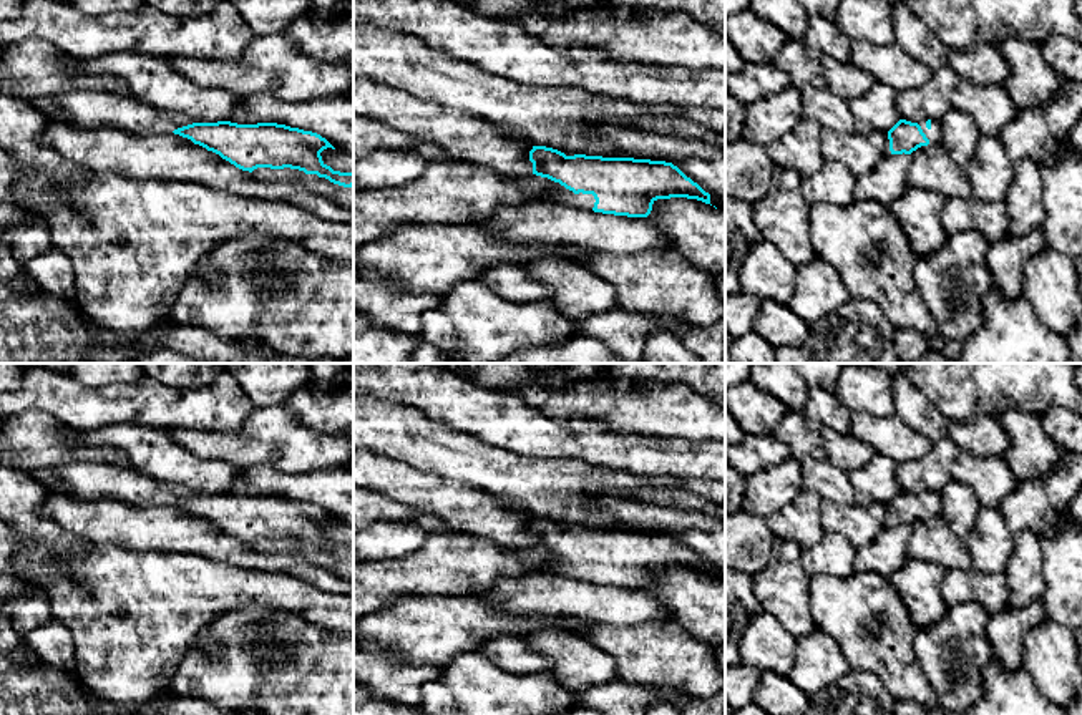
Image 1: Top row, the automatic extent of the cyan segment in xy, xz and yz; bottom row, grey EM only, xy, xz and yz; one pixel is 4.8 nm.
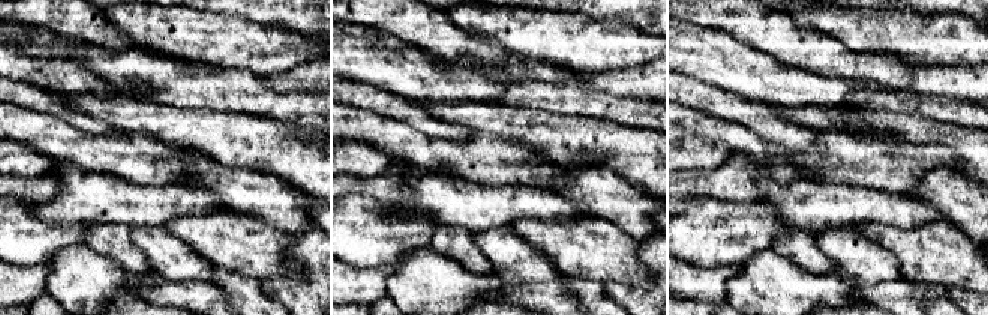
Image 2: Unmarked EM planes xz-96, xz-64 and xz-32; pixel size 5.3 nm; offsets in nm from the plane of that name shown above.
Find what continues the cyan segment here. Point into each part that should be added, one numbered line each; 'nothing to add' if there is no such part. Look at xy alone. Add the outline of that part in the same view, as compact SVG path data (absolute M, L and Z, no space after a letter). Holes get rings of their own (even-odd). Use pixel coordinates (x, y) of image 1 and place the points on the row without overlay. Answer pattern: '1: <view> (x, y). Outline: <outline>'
1: xy (83, 480). Outline: M70 461L53 469L58 491L80 501L110 498L126 504L149 506L173 504L194 494L179 484L158 481L126 465Z

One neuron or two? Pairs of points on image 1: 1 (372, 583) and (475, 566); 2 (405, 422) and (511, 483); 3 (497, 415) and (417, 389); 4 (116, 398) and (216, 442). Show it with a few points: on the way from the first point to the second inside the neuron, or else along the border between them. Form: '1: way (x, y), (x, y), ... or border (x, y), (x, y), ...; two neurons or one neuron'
1: way (397, 578), (450, 566); one neuron
2: way (432, 445), (485, 466); one neuron
3: way (477, 412), (437, 393); one neuron
4: border (168, 428), (221, 432); two neurons

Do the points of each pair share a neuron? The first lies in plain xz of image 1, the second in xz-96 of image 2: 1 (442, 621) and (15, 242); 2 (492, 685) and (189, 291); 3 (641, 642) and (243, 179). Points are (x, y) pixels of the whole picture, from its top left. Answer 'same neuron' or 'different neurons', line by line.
1: same neuron
2: different neurons
3: different neurons

